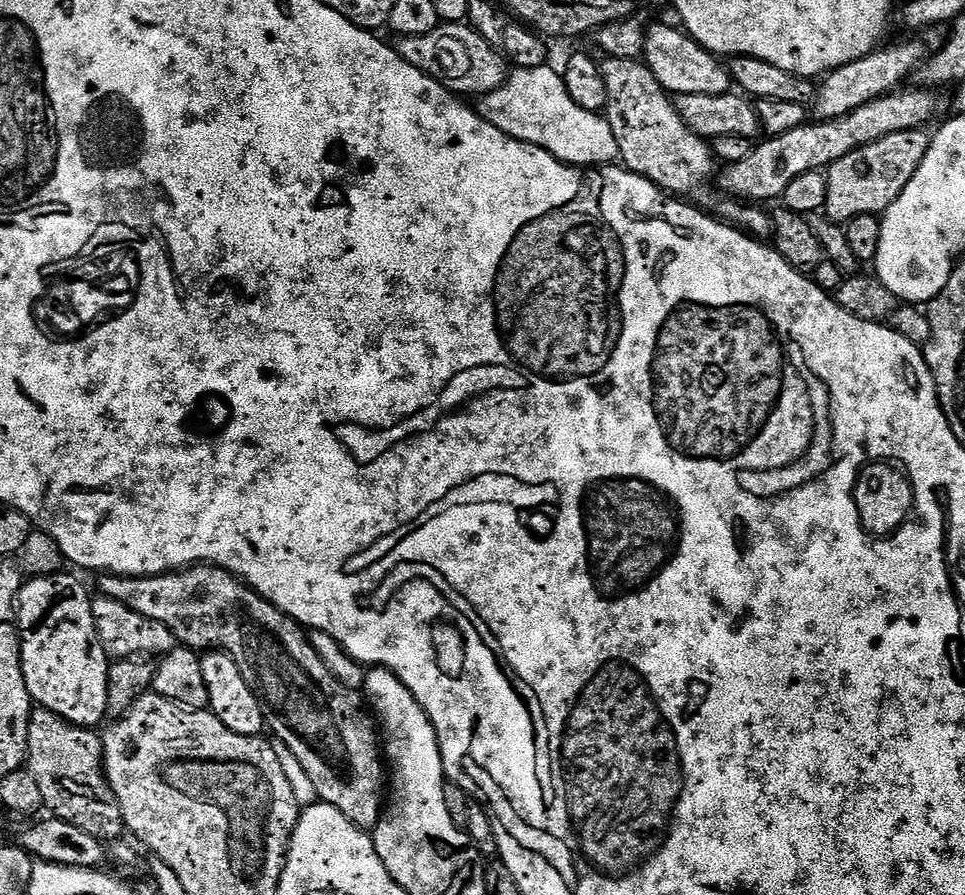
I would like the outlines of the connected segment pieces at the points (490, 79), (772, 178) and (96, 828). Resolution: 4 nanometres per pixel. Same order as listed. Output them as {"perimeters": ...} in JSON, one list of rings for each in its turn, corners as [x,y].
{"perimeters":[[[[441,23],[439,28],[425,36],[401,36],[395,41],[394,47],[396,53],[410,62],[410,66],[422,70],[461,98],[481,97],[498,90],[498,86],[502,86],[510,75],[508,61],[467,23]]],[[[912,86],[909,92],[902,91],[904,90],[896,90],[887,96],[879,96],[874,102],[866,102],[866,106],[858,106],[858,110],[842,118],[806,122],[798,126],[798,130],[761,139],[750,150],[750,154],[746,154],[746,158],[719,169],[718,180],[720,176],[720,188],[724,191],[721,193],[741,202],[779,201],[786,186],[790,186],[790,182],[794,182],[798,174],[827,169],[828,165],[838,162],[838,158],[870,142],[886,138],[886,134],[928,126],[924,124],[930,123],[936,116],[937,93],[919,86]]],[[[33,707],[26,769],[37,779],[44,808],[55,819],[70,822],[101,842],[119,841],[125,835],[118,798],[104,775],[104,742],[99,731],[79,728],[50,710]]]]}

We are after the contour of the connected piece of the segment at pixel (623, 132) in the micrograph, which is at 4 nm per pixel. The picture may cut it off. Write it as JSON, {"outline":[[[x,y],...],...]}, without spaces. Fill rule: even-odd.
{"outline":[[[609,56],[601,59],[599,66],[606,82],[606,118],[610,122],[610,130],[614,130],[614,142],[618,142],[623,167],[680,198],[688,198],[711,176],[713,179],[718,164],[709,141],[694,134],[694,130],[682,122],[673,97],[665,92],[647,64]]]}

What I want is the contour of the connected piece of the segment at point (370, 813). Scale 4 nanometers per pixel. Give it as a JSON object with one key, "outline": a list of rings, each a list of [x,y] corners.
{"outline":[[[198,564],[165,576],[113,576],[99,577],[99,595],[123,606],[130,606],[145,618],[162,622],[176,636],[183,647],[193,650],[224,652],[242,670],[242,678],[254,690],[264,711],[264,723],[285,744],[306,769],[310,782],[314,782],[317,797],[323,803],[337,808],[361,830],[375,829],[386,807],[386,764],[382,759],[382,736],[377,721],[370,711],[365,697],[357,689],[347,688],[332,673],[316,653],[309,633],[295,620],[291,620],[278,606],[262,598],[238,576],[232,576],[224,568],[210,564]]]}

